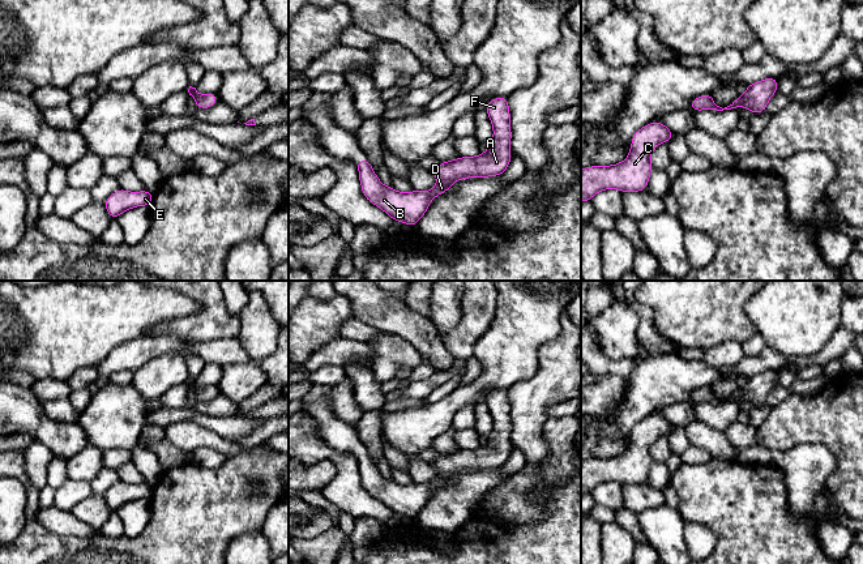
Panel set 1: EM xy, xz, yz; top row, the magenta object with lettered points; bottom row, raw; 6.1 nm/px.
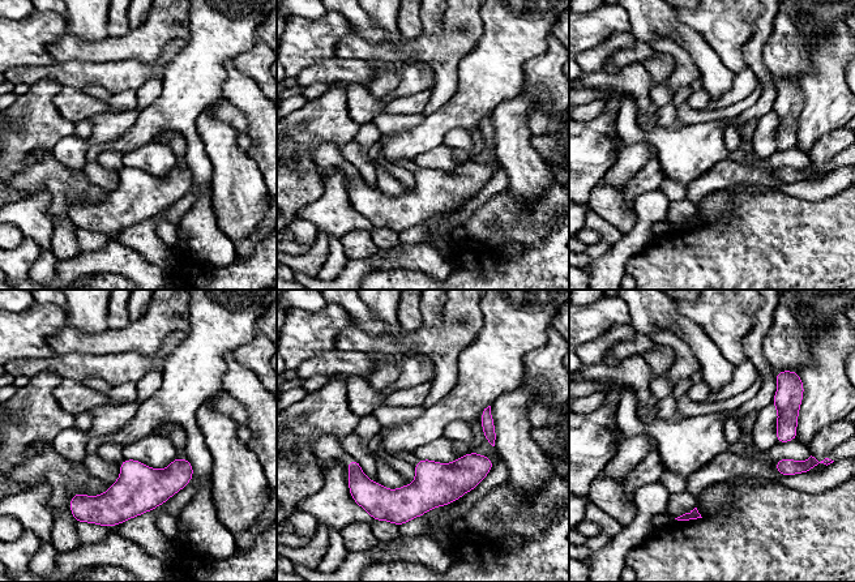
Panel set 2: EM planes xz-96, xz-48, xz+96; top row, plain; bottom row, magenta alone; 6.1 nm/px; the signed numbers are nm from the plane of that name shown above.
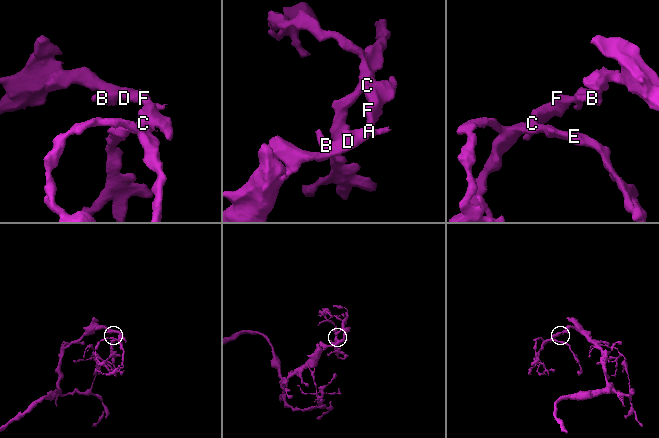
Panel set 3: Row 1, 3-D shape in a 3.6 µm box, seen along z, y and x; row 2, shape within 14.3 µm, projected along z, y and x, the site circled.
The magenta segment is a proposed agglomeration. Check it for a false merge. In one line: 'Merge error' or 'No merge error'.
No merge error

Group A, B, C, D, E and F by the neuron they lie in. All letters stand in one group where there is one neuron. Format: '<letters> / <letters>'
A B C D E F

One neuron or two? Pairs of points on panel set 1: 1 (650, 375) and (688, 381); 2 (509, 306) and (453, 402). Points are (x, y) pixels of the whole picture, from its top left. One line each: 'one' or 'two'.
1: one
2: one

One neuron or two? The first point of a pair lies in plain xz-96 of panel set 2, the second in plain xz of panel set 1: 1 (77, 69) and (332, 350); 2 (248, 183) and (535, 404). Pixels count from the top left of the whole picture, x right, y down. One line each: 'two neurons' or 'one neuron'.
1: one neuron
2: one neuron

